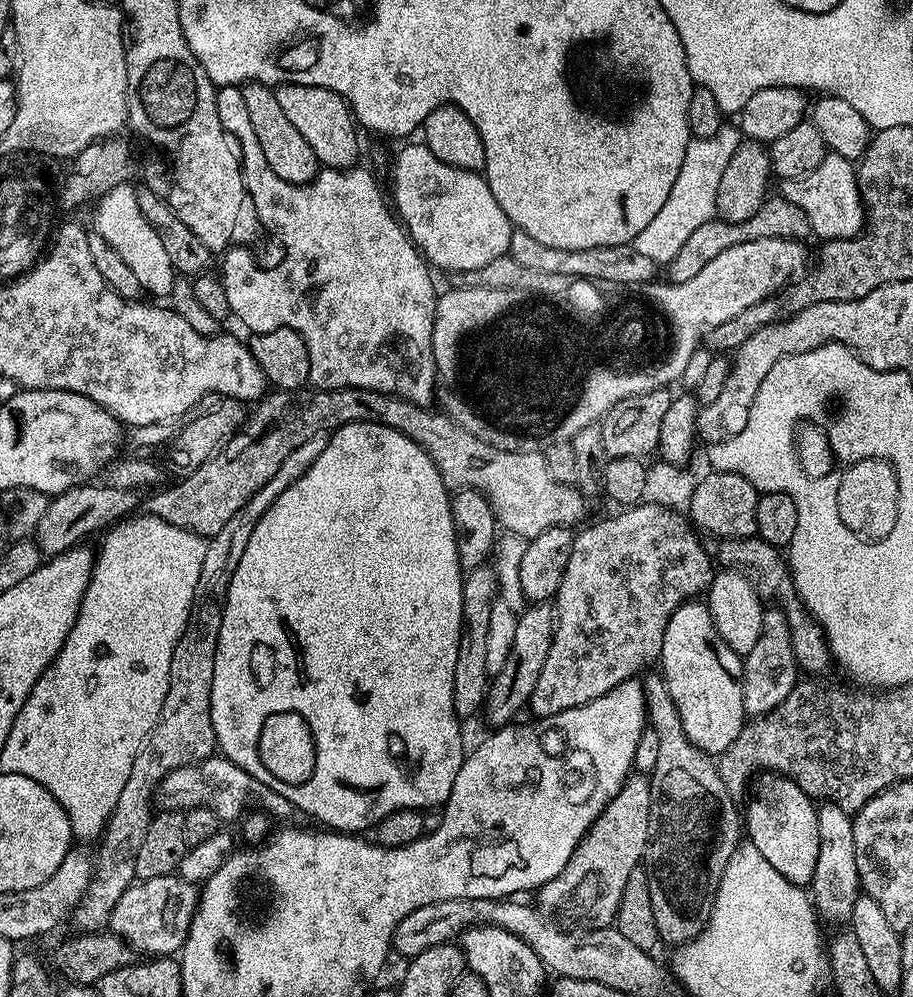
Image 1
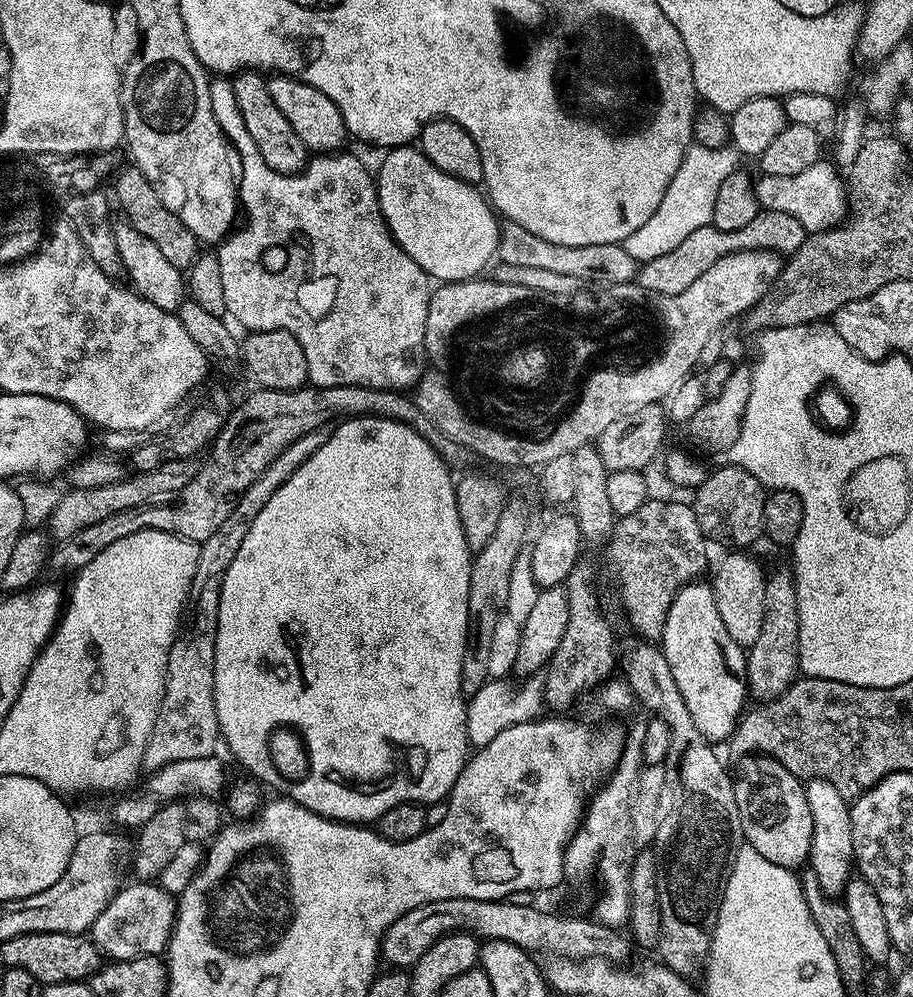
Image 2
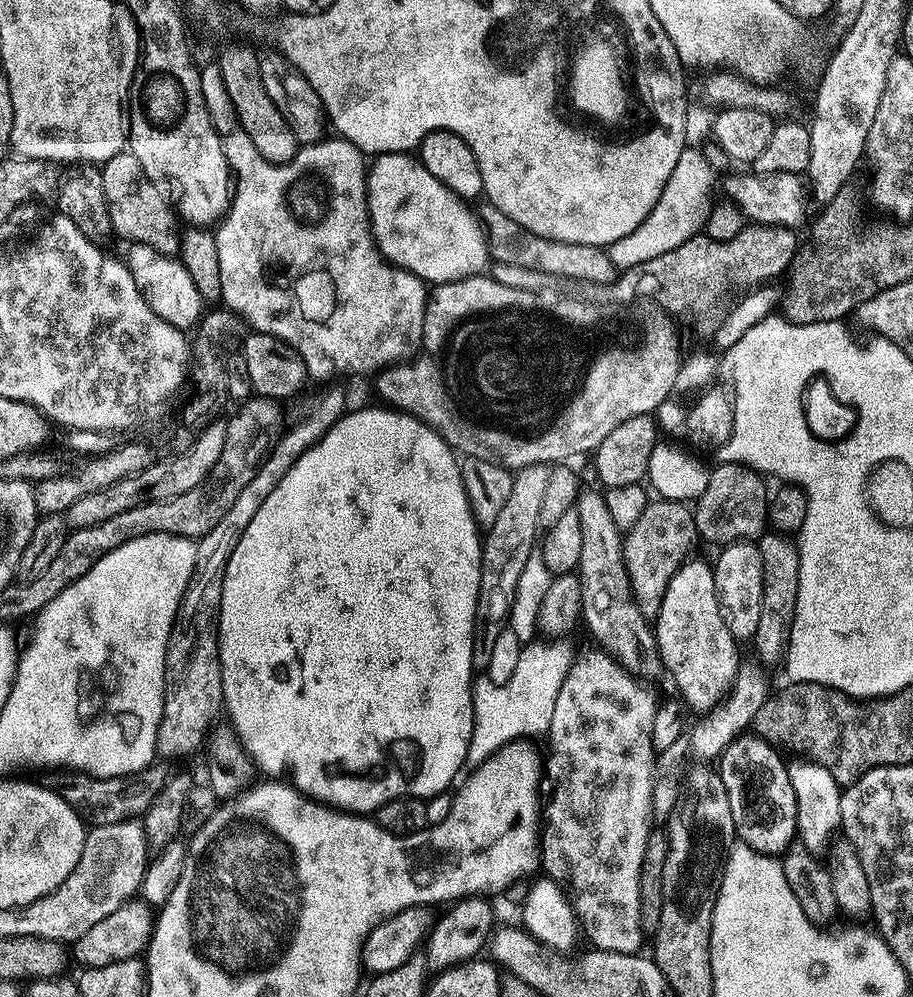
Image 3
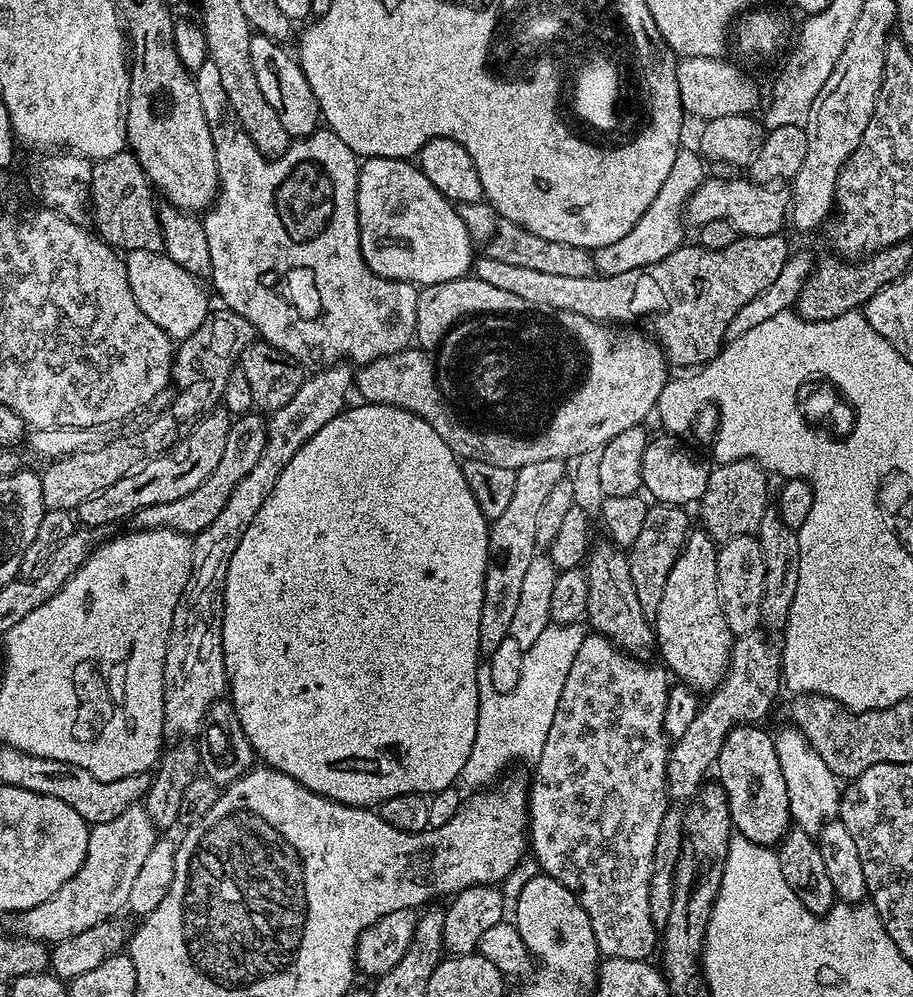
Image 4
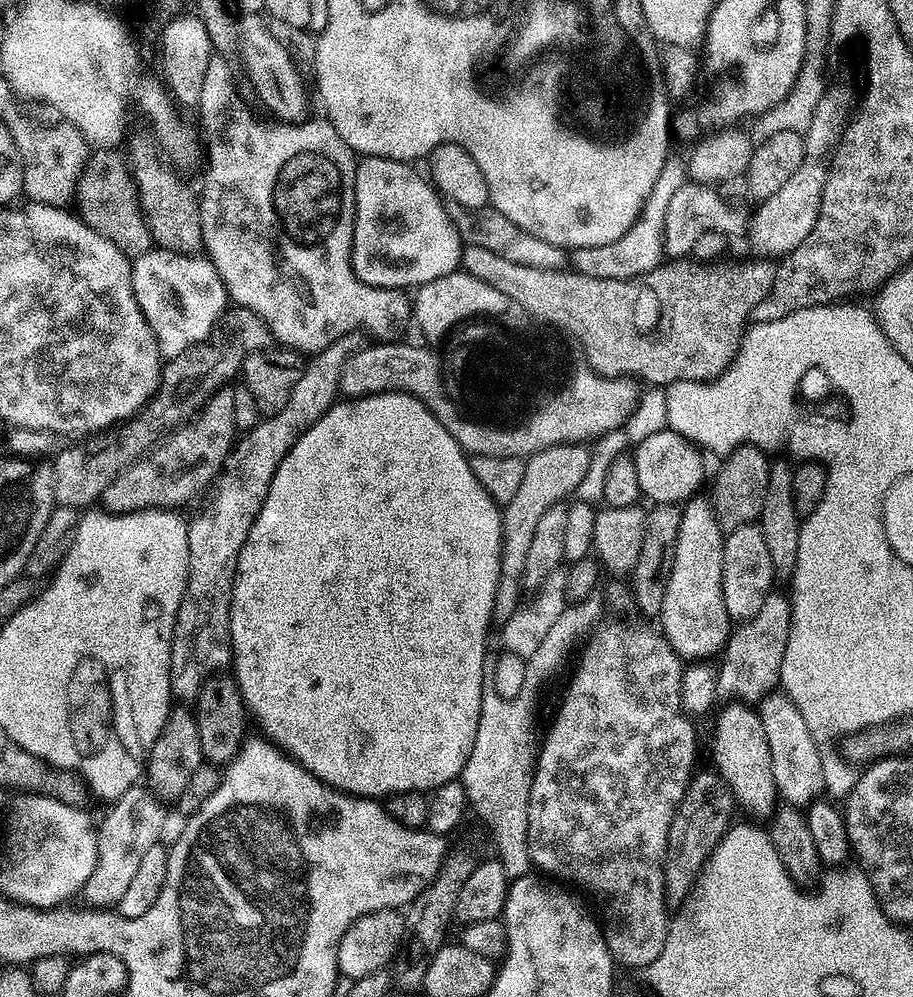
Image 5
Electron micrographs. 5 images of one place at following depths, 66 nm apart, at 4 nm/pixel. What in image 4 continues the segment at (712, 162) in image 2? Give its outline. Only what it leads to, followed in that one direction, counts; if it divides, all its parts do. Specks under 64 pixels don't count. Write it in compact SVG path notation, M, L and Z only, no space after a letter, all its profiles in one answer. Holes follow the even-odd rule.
M687 146L681 147L674 158L674 166L670 166L670 178L662 182L662 190L658 190L658 198L646 206L646 214L638 218L638 222L618 242L610 242L610 246L595 249L596 271L604 276L617 276L626 274L626 270L638 270L647 264L662 262L666 254L674 254L676 248L681 247L685 239L684 232L680 229L680 219L686 216L688 199L698 190L698 186L706 179L704 172L705 161L699 151L691 152ZM701 160L701 161L700 161ZM681 239L681 240L680 240Z

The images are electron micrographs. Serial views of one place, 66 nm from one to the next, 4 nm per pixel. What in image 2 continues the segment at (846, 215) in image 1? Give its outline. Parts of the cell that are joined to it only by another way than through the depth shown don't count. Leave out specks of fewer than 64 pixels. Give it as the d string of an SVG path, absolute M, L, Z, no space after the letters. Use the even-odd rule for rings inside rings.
M821 162L810 166L810 170L802 170L802 174L761 175L760 180L757 179L754 184L757 205L765 212L790 214L790 218L802 222L805 233L808 234L825 232L828 228L836 227L848 211L848 193L841 173L831 163L827 163Z

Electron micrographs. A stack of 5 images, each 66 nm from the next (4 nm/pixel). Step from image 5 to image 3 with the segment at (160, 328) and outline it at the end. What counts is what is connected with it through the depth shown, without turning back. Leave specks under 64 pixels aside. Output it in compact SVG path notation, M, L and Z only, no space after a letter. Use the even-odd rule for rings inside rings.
M132 244L129 249L128 256L126 255L128 269L136 288L150 306L150 310L154 310L158 318L170 322L170 326L188 330L193 323L192 328L201 319L206 305L204 299L198 294L198 290L195 289L190 274L186 274L183 264L179 259L166 254L158 254L158 250L145 244Z

